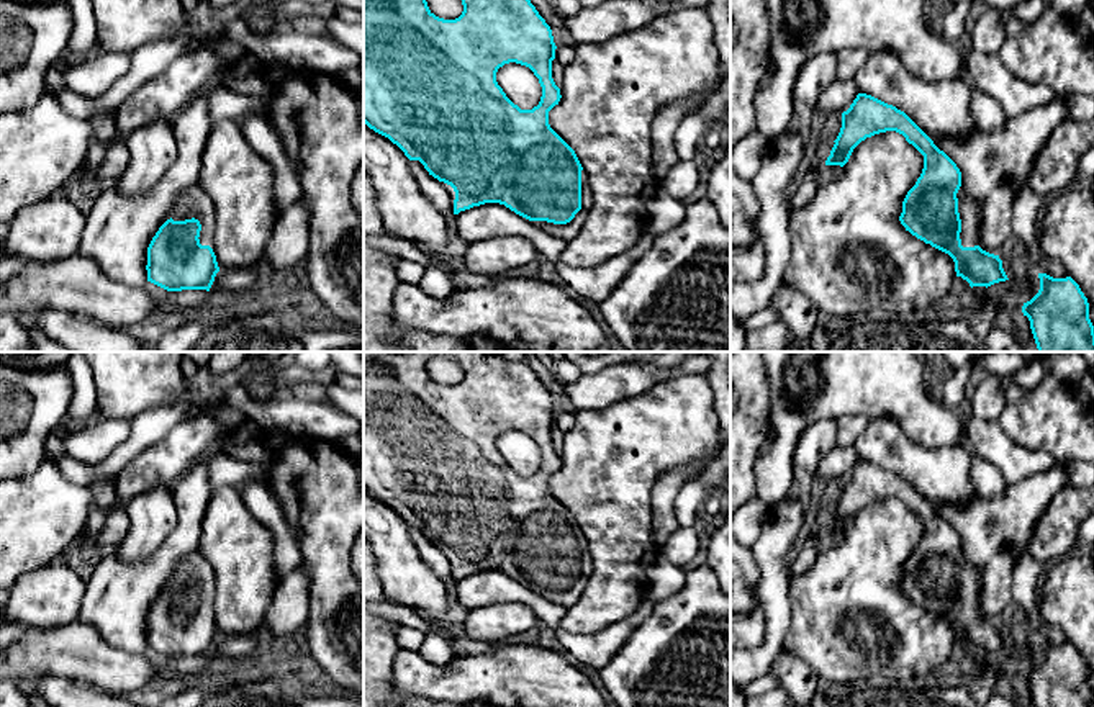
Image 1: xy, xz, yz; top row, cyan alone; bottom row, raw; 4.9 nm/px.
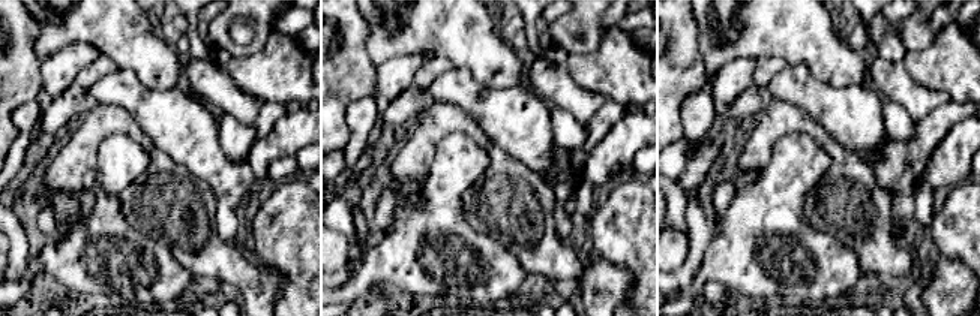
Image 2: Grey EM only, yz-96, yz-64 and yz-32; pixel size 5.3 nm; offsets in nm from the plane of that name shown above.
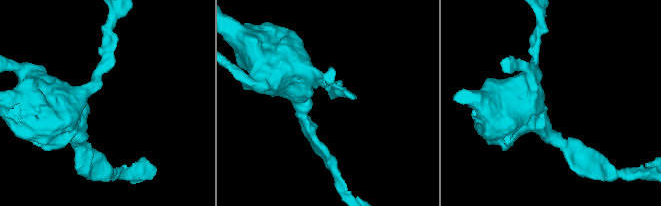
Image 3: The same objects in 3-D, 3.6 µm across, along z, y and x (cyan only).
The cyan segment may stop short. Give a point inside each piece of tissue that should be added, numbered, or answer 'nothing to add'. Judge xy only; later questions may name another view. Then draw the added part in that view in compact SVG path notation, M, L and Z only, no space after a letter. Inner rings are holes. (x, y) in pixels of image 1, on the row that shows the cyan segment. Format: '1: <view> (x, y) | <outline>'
1: xy (194, 202) | M198 182L180 193L170 218L174 221L198 219L201 224L200 244L215 249L215 203Z

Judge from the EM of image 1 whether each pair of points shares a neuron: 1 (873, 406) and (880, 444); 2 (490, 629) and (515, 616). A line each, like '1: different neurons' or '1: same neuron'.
1: different neurons
2: same neuron

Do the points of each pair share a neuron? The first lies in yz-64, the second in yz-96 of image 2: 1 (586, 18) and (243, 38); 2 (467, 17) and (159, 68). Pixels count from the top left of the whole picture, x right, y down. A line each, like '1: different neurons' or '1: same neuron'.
1: different neurons
2: same neuron

